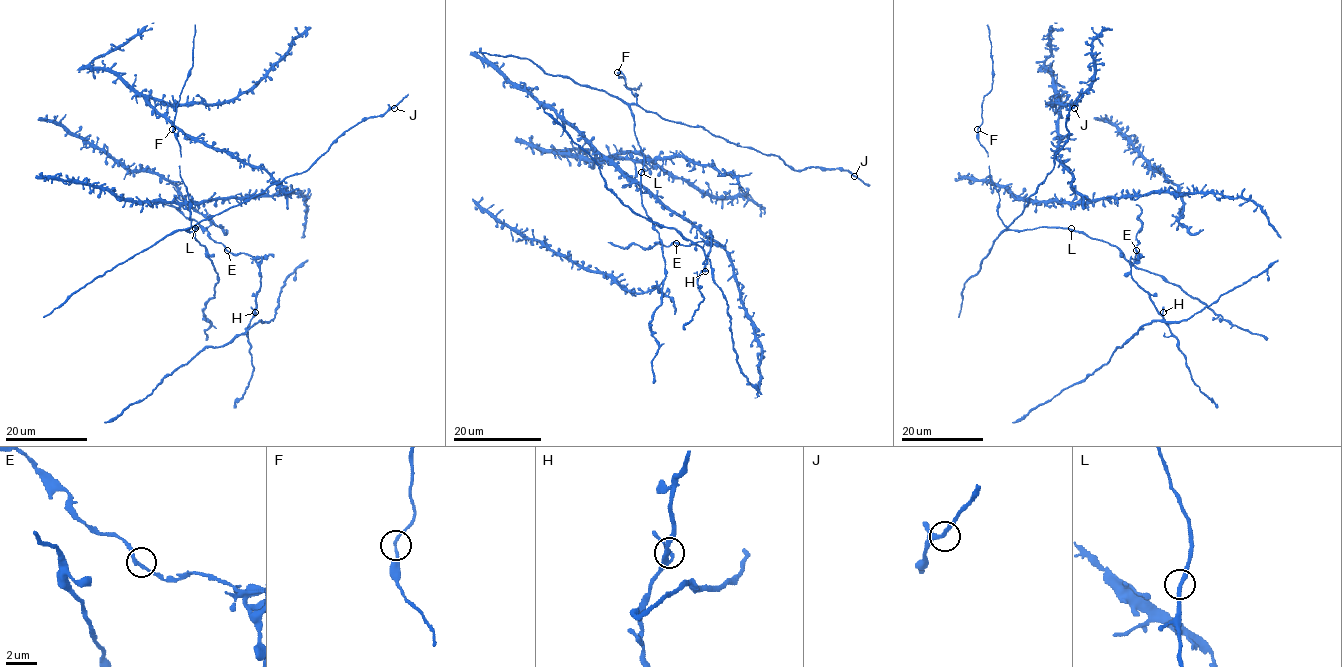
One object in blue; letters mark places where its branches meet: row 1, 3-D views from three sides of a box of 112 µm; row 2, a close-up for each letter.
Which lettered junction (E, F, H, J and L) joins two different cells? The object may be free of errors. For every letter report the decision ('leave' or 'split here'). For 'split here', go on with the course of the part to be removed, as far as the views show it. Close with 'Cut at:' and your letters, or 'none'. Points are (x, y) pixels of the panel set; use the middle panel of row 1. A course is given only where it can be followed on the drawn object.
E: leave
F: leave
H: leave
J: leave
L: leave
Cut at: none

